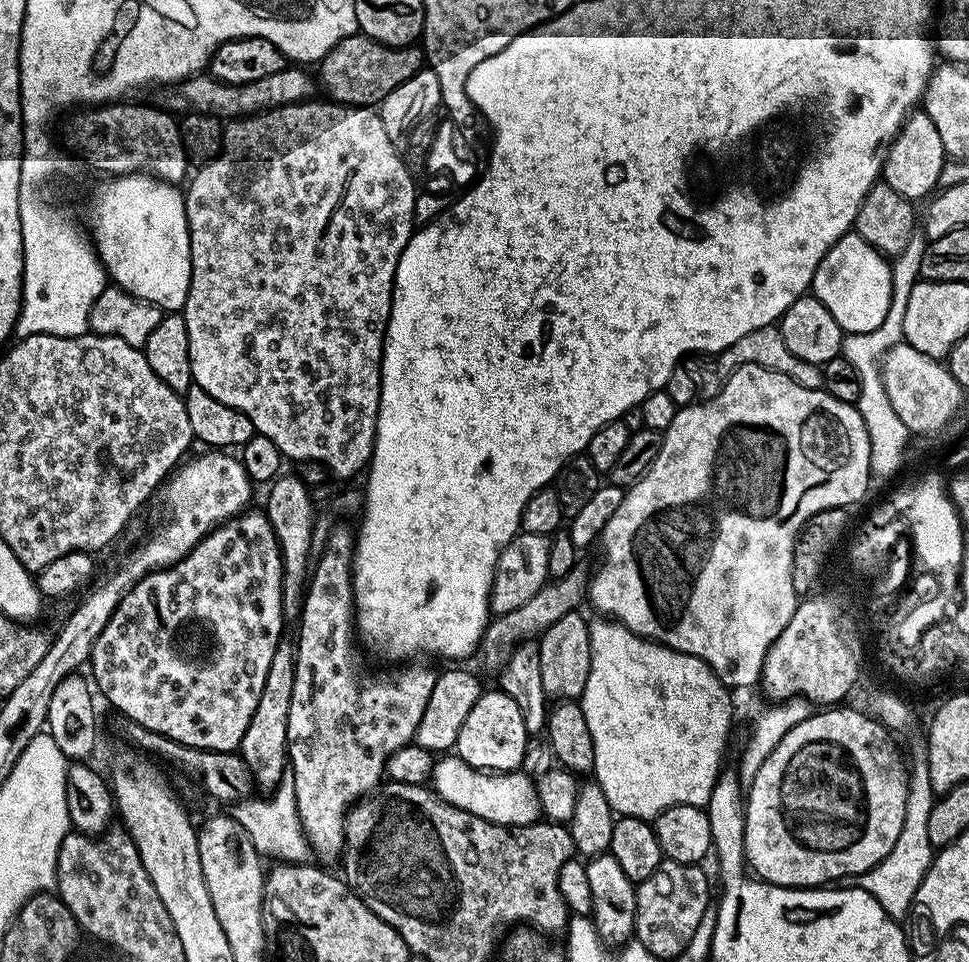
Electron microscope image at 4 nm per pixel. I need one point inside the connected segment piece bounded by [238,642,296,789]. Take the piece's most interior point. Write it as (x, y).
(264, 747)

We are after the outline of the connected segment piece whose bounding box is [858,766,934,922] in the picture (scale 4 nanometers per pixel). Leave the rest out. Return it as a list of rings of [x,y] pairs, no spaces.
[[[927,767],[911,769],[908,781],[908,797],[906,798],[906,818],[902,822],[902,834],[898,834],[898,842],[870,870],[858,877],[859,887],[866,890],[897,922],[903,921],[912,910],[914,894],[918,894],[918,886],[922,886],[922,878],[927,874],[934,859],[934,849],[930,842],[930,834],[926,831],[926,822],[930,822],[930,810],[934,803],[934,793]]]

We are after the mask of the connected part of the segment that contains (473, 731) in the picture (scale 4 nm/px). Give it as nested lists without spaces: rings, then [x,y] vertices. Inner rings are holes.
[[[484,690],[478,702],[474,702],[470,714],[466,714],[462,730],[458,730],[454,752],[471,768],[478,768],[481,772],[514,772],[521,767],[528,740],[530,733],[522,722],[522,710],[518,710],[518,702],[502,691]]]

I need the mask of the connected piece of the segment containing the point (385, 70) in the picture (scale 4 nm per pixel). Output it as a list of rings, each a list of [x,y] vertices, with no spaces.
[[[357,34],[342,38],[331,48],[324,59],[319,61],[320,80],[337,104],[349,106],[376,106],[390,94],[390,90],[402,86],[406,78],[414,78],[425,67],[426,57],[419,47],[391,48],[389,44],[379,44],[370,37]]]

